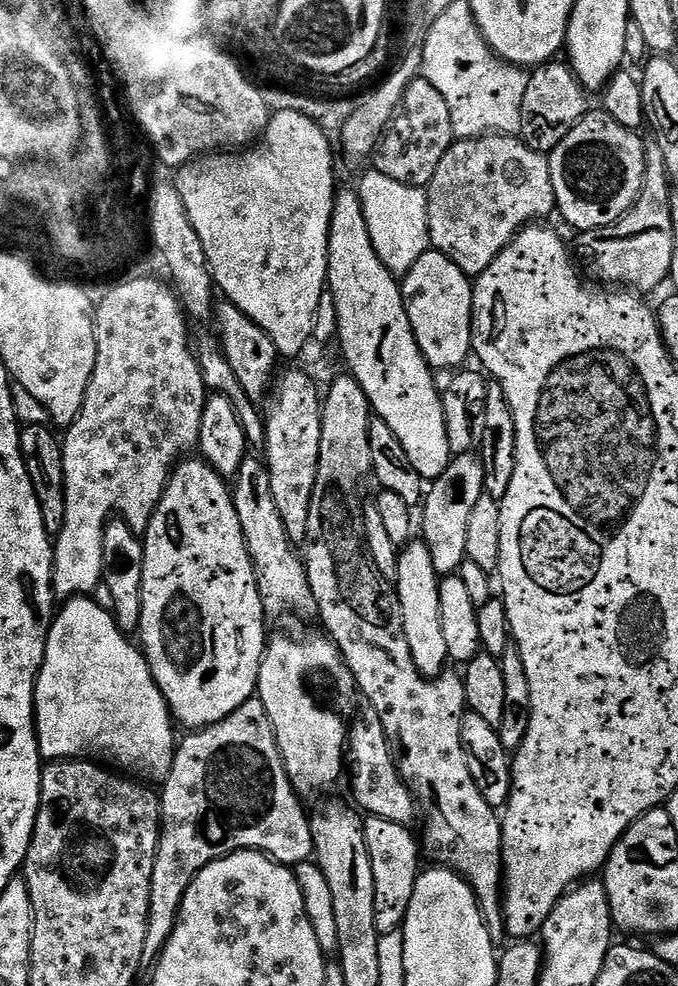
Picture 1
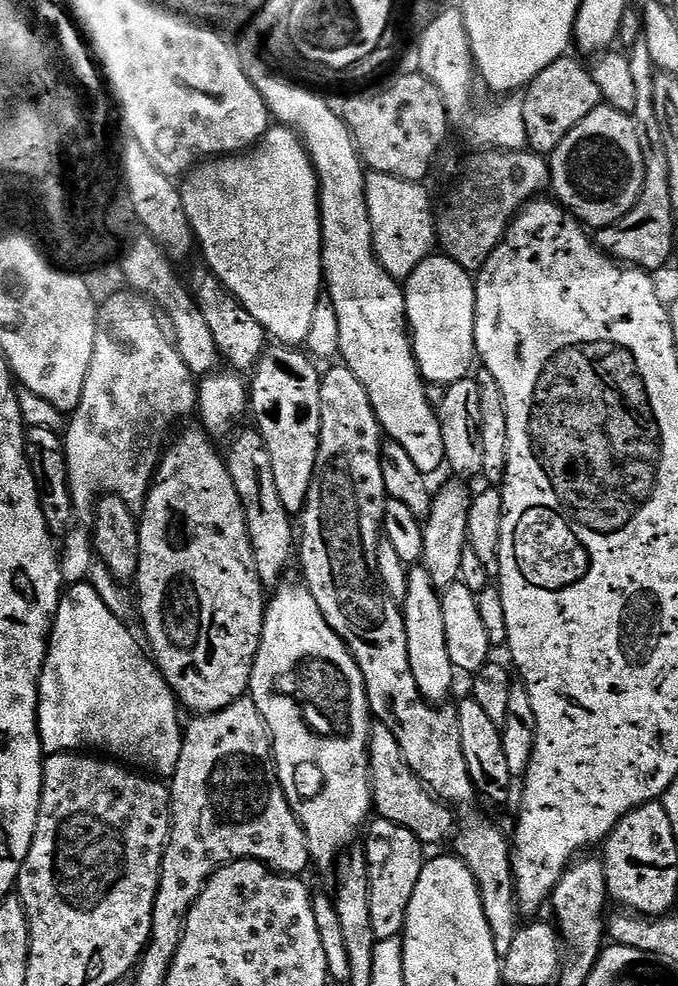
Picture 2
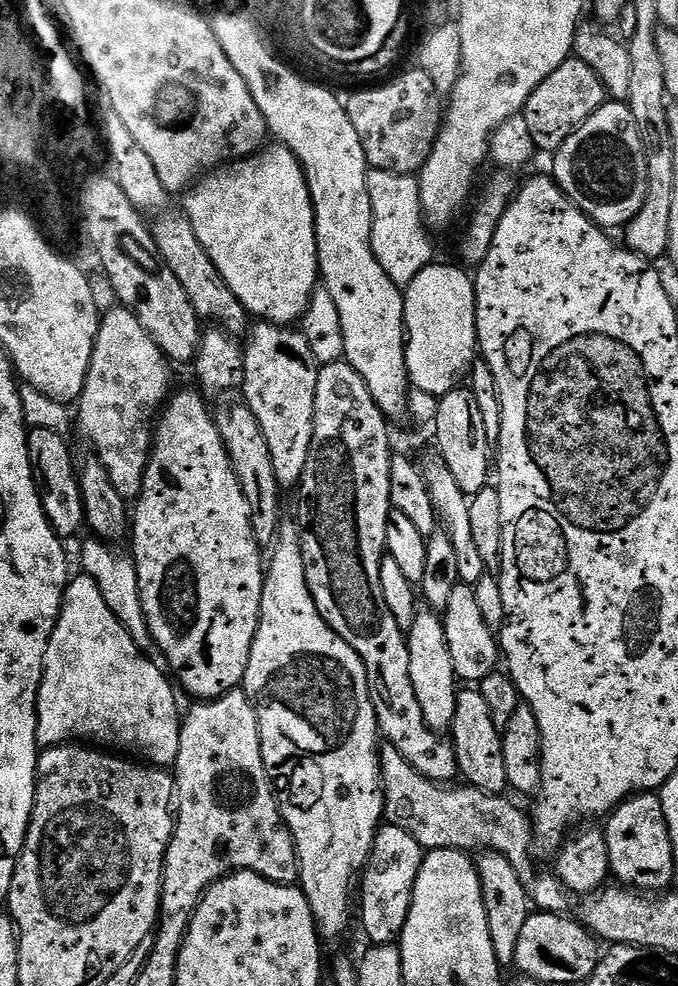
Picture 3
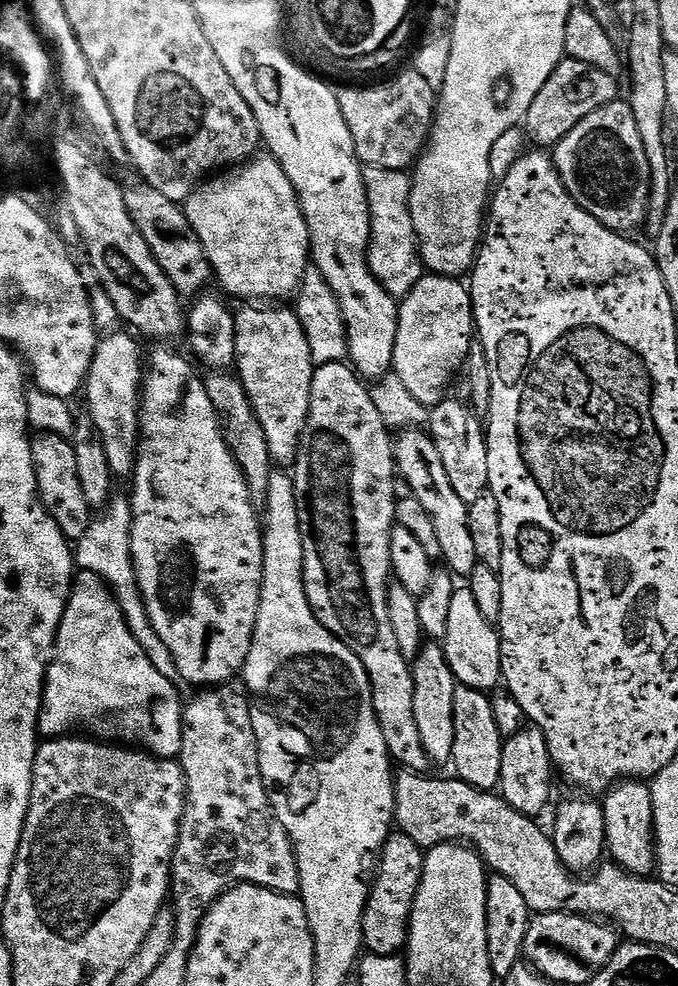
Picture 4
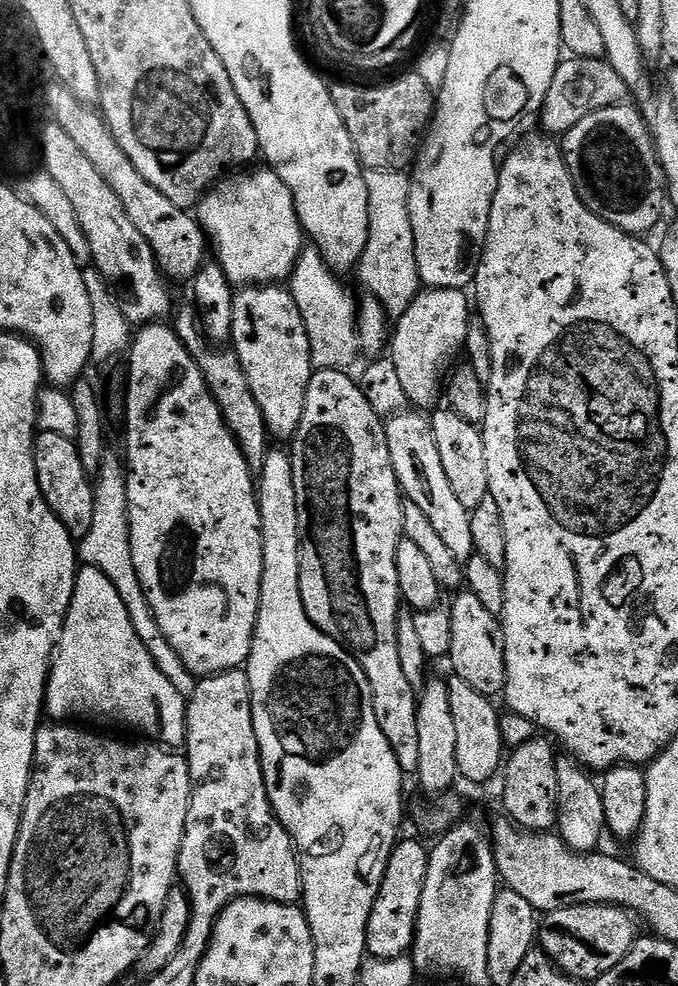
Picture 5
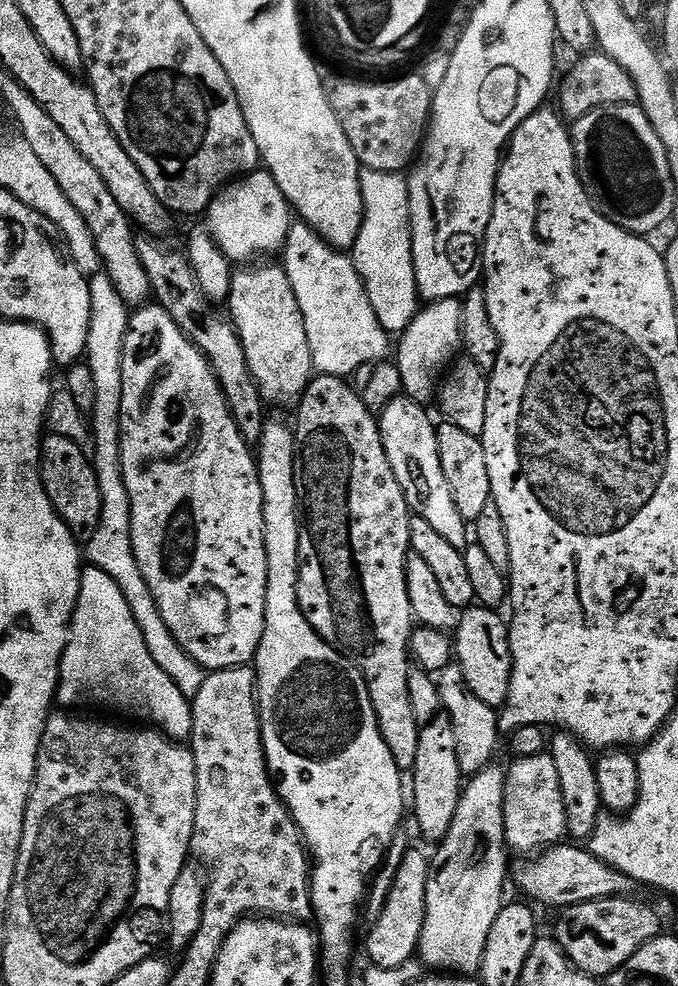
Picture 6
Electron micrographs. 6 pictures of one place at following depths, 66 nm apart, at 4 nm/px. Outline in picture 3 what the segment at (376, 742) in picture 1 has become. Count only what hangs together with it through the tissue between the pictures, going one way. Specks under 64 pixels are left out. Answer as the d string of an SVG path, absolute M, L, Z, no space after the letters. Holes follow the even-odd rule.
M383 743L380 748L381 787L384 790L384 817L385 821L399 829L411 834L425 851L434 849L458 848L468 852L474 849L496 852L502 854L518 870L522 882L528 891L528 899L539 911L567 913L570 893L560 883L559 876L548 872L536 872L532 865L532 840L534 844L534 824L528 816L516 804L511 804L507 795L488 794L476 789L469 784L446 785L437 781L426 779L420 772L414 770L394 745Z

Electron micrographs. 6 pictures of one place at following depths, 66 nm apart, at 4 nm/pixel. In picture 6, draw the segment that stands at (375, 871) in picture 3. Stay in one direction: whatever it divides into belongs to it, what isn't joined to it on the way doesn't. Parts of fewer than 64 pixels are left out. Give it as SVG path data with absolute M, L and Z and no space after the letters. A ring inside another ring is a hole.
M416 846L409 847L402 858L402 866L398 866L398 874L394 878L394 886L386 898L382 914L370 924L372 933L368 936L368 956L371 966L393 970L402 967L417 955L422 926L426 922L426 886L431 874L429 857L424 857Z

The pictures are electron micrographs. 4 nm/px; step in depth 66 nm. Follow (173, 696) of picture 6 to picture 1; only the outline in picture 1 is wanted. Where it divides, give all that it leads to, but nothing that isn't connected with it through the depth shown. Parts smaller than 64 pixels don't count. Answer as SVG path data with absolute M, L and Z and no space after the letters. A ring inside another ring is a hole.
M73 596L63 601L62 607L48 631L46 654L36 679L36 741L41 757L55 762L105 756L116 760L115 767L137 781L163 782L174 766L178 735L143 651L128 641L131 639L116 625L116 617L109 609L98 606L94 598Z

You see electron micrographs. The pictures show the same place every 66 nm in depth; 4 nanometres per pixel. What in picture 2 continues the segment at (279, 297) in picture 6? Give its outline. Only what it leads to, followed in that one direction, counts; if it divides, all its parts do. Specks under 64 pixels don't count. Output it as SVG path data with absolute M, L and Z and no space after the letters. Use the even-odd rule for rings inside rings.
M272 346L256 363L250 376L250 416L256 419L254 427L262 434L270 450L274 483L282 498L282 506L293 514L304 511L306 494L310 494L310 478L314 478L314 462L318 462L322 426L322 372L315 366L313 357L299 347Z

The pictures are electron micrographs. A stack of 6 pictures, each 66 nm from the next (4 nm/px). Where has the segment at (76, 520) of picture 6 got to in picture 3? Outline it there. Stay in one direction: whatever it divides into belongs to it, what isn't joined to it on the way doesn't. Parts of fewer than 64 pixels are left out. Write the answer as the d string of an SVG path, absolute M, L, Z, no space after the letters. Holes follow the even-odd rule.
M31 429L28 433L28 453L30 454L30 466L36 479L36 489L42 502L42 510L50 522L50 526L56 531L61 540L71 541L71 536L76 536L85 527L84 523L84 503L80 493L80 478L78 475L77 461L72 461L72 448L69 441L62 434L53 434L50 430Z

